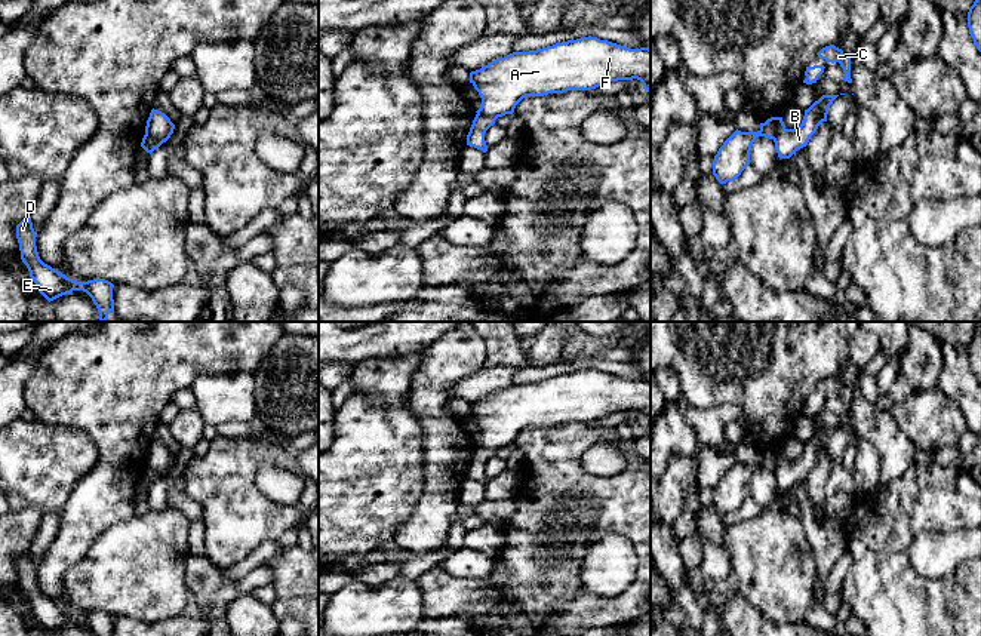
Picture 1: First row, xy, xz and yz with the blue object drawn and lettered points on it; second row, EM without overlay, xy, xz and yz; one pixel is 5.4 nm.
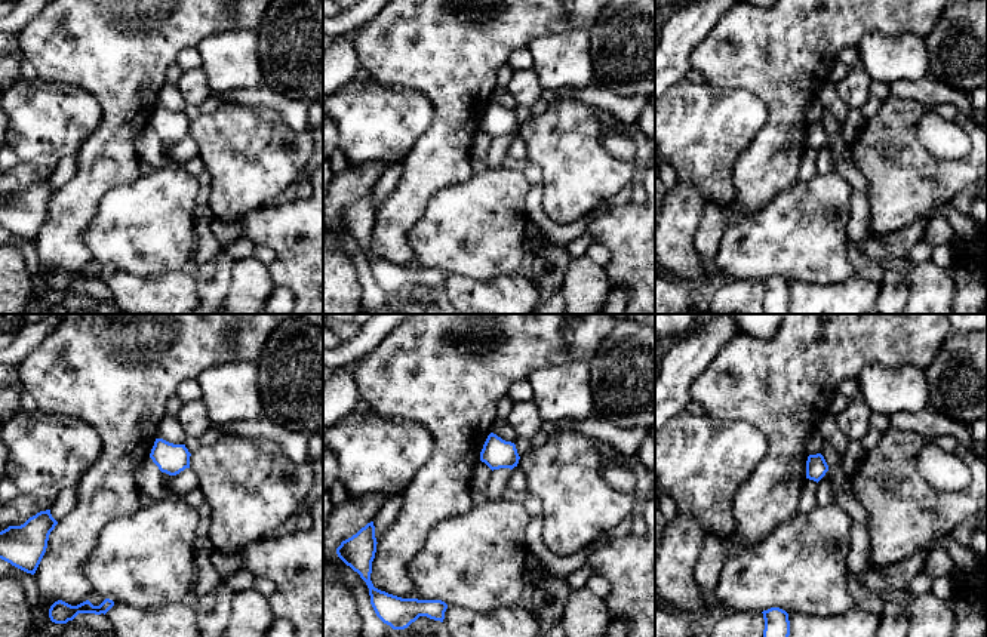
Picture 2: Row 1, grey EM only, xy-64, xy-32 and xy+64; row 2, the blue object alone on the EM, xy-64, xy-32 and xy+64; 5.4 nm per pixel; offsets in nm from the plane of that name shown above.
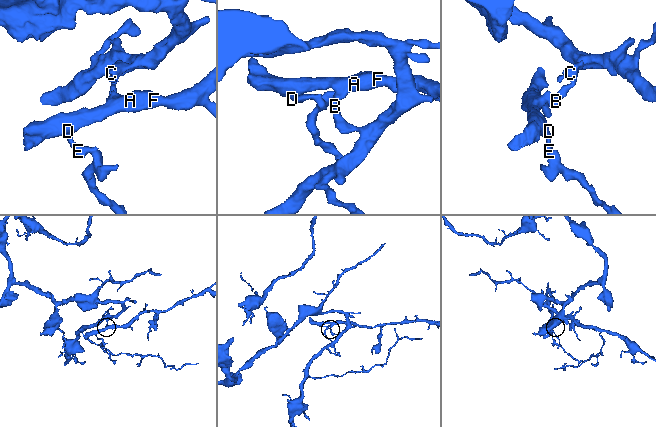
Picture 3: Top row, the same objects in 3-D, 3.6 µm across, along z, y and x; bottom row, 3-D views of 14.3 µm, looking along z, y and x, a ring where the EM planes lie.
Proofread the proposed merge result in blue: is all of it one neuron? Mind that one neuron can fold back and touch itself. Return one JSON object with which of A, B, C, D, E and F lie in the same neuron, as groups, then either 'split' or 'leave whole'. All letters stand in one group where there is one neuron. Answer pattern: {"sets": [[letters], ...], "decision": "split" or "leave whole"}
{"sets": [["A", "D", "E", "F"], ["B", "C"]], "decision": "split"}

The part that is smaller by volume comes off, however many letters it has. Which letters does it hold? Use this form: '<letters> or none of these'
A, D, E, F

